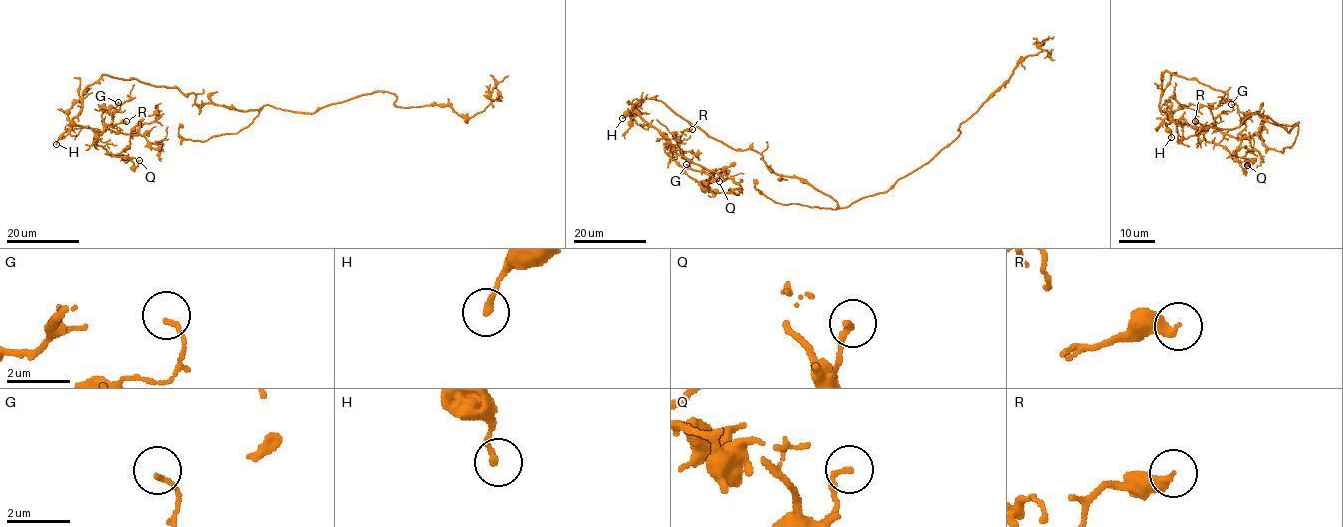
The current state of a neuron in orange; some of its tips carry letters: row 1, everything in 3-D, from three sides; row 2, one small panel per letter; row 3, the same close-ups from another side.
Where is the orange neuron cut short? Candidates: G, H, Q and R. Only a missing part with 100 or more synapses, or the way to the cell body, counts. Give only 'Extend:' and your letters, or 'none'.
Extend: none

